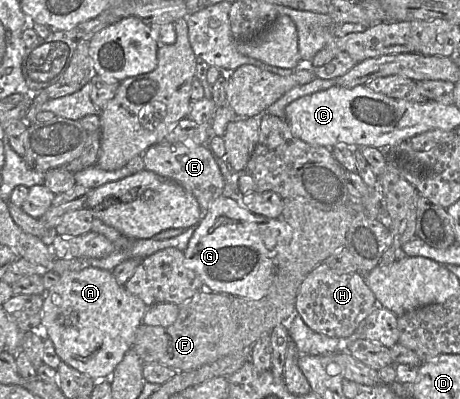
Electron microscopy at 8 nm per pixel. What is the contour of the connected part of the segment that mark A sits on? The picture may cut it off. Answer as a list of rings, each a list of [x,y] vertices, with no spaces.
[[[88,266],[87,268],[78,272],[62,273],[59,281],[49,291],[45,291],[42,307],[41,331],[44,336],[48,337],[53,342],[55,352],[63,363],[66,363],[79,372],[89,376],[94,380],[94,383],[96,383],[102,379],[110,379],[116,366],[122,361],[126,352],[132,348],[135,333],[137,328],[142,324],[141,321],[147,308],[148,307],[140,298],[131,294],[124,288],[124,286],[117,283],[111,271]]]

